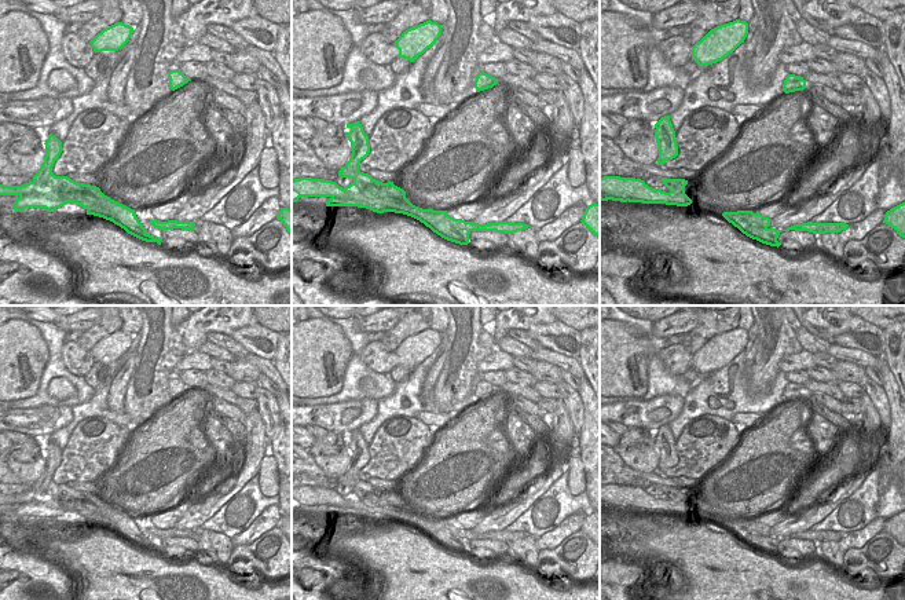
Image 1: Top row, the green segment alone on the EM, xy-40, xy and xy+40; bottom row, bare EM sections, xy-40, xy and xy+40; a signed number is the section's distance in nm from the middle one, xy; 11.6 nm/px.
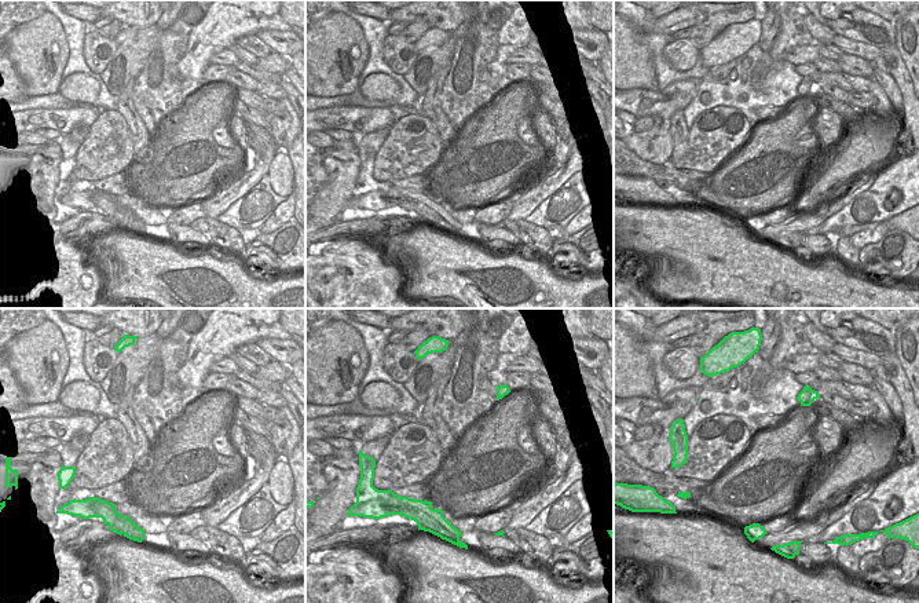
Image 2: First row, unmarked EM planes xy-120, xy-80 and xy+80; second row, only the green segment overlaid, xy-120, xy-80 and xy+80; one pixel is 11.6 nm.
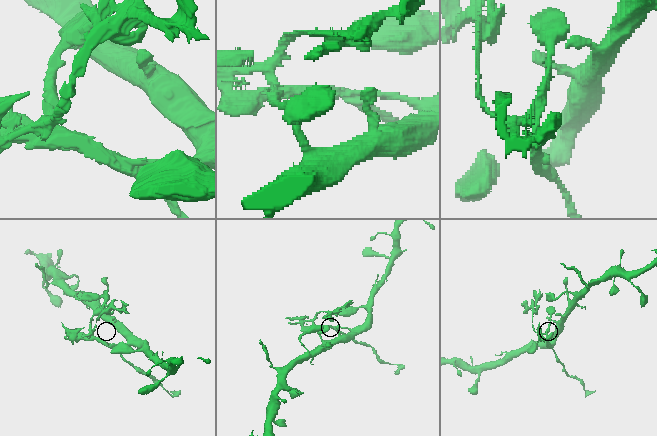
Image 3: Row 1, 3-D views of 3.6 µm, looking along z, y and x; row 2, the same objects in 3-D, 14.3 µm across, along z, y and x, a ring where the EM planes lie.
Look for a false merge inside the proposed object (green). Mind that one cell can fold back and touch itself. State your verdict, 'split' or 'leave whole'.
split

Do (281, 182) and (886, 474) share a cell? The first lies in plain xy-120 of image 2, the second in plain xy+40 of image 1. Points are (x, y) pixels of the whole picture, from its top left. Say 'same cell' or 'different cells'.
same cell

